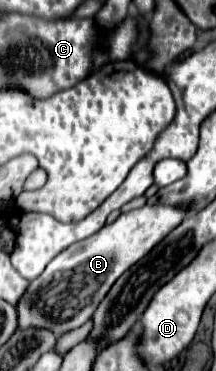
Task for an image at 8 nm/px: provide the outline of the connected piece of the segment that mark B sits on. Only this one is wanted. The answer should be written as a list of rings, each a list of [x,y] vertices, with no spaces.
[[[145,204],[143,208],[131,210],[129,214],[121,214],[115,222],[105,224],[93,236],[65,248],[47,264],[43,274],[29,284],[27,292],[19,300],[19,328],[49,328],[57,336],[61,336],[85,324],[93,316],[109,288],[115,284],[115,280],[145,254],[149,254],[149,250],[157,246],[157,242],[161,242],[161,238],[165,238],[165,234],[169,234],[173,226],[179,226],[185,216],[189,214],[177,210],[177,206]]]

